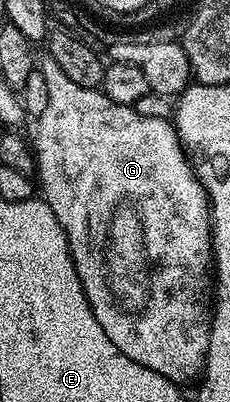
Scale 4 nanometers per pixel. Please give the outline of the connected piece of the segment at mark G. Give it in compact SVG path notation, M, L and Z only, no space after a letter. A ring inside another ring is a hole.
M45 54L42 61L38 63L38 69L45 78L47 84L47 92L52 101L54 101L54 109L42 113L40 118L35 120L36 125L36 143L34 139L34 154L36 156L36 170L38 172L38 191L44 202L50 205L50 209L54 209L54 217L58 217L58 225L62 225L62 229L68 238L70 245L70 253L72 260L76 266L76 272L80 278L82 289L86 293L86 297L90 301L90 309L94 313L94 317L98 317L98 325L102 325L102 333L106 333L106 337L110 337L110 341L114 341L114 345L118 345L118 349L122 353L126 353L126 357L130 357L130 361L138 361L138 365L146 365L146 369L154 369L154 373L162 373L162 377L166 377L170 382L177 385L185 385L191 379L199 380L204 374L204 362L208 359L208 346L210 345L210 329L212 328L212 313L214 310L214 260L212 258L212 220L210 218L210 208L208 205L208 195L204 191L204 186L200 183L200 178L196 176L196 170L192 168L190 156L183 143L180 142L180 135L177 133L175 126L171 122L168 123L160 115L143 115L142 112L136 111L135 106L127 107L126 105L118 105L114 101L110 101L110 97L106 97L104 92L94 87L83 87L82 85L74 85L74 81L70 81L70 77L66 77L66 73L62 73L62 69L58 69L58 63L54 61L54 57Z

